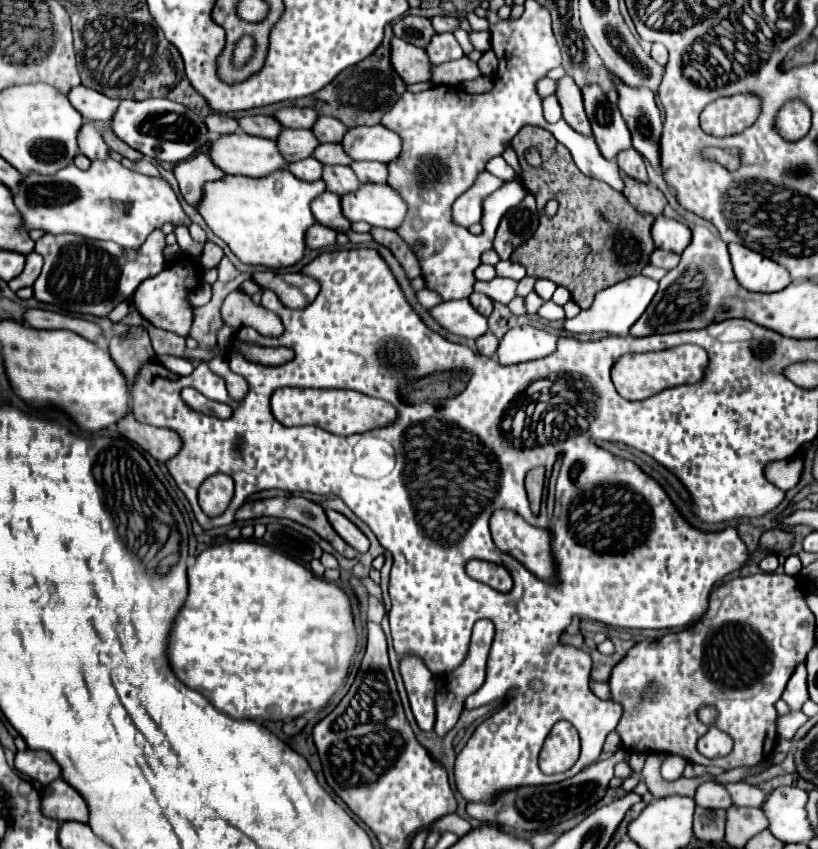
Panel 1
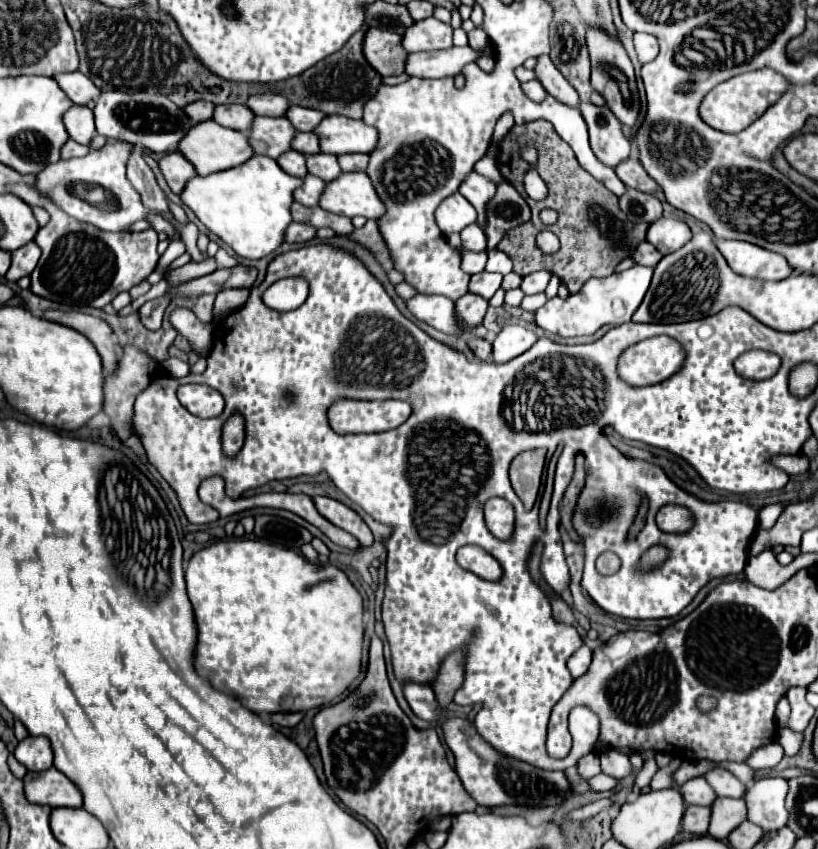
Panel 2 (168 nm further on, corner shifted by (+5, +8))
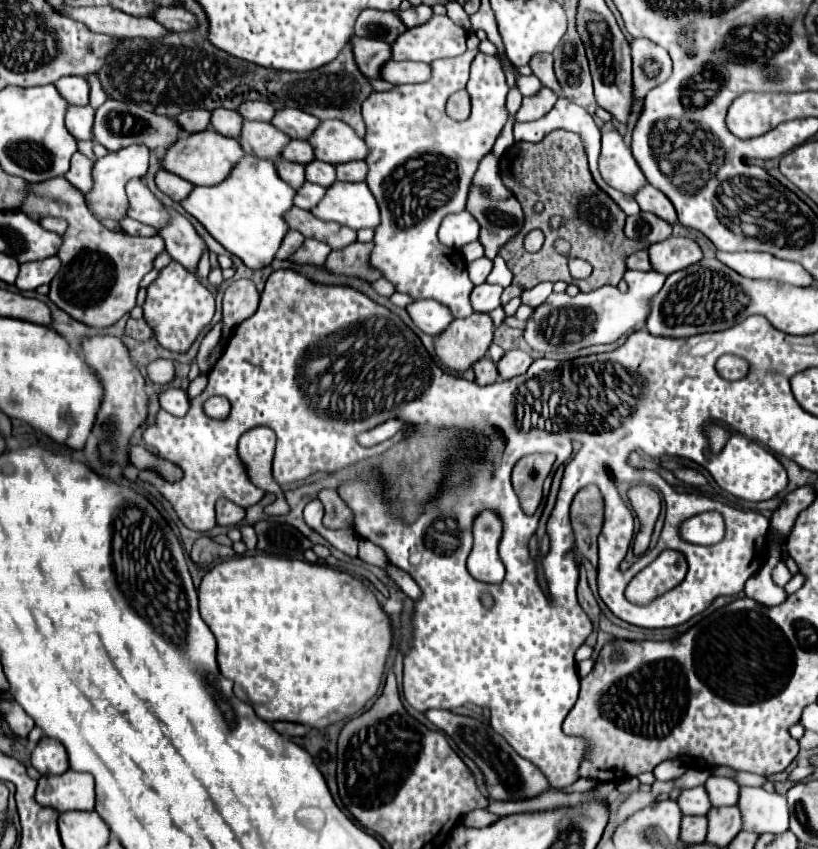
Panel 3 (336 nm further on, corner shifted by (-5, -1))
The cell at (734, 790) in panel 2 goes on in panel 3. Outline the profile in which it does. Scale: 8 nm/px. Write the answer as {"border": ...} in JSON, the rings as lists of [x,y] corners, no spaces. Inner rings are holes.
{"border":[[[711,775],[705,783],[705,789],[709,791],[709,799],[713,807],[723,807],[723,805],[737,805],[739,799],[739,785],[729,779],[729,777],[717,777]]]}

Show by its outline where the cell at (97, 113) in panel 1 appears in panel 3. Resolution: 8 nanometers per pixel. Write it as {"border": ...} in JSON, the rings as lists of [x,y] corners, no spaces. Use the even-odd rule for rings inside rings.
{"border":[[[61,77],[55,83],[61,97],[67,99],[69,105],[87,105],[89,103],[89,83],[85,77]]]}

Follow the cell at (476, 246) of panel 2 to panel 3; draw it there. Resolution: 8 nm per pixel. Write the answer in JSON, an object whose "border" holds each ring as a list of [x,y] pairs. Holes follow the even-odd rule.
{"border":[[[473,241],[473,243],[469,243],[469,245],[465,245],[465,247],[461,249],[461,253],[463,253],[463,257],[465,257],[465,261],[469,263],[469,261],[475,261],[475,259],[479,259],[479,257],[483,257],[483,255],[485,255],[485,249],[483,249],[483,245],[481,245],[479,241]]]}

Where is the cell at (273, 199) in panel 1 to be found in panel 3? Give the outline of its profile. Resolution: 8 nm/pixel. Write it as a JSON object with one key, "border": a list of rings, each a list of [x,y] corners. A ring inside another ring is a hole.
{"border":[[[245,155],[231,175],[213,187],[193,187],[187,199],[181,201],[183,209],[191,213],[215,241],[219,241],[231,255],[239,257],[249,269],[263,269],[271,265],[283,237],[289,231],[285,213],[293,207],[295,189],[277,175],[277,169],[267,159]]]}

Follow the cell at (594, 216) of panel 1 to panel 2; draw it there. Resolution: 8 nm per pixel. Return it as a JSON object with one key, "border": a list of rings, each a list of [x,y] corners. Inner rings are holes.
{"border":[[[535,120],[535,122],[527,122],[523,126],[513,126],[509,130],[509,134],[503,138],[503,142],[499,142],[495,162],[499,166],[501,176],[509,184],[513,184],[521,196],[525,196],[523,176],[527,174],[529,168],[535,168],[549,188],[547,198],[541,202],[535,202],[529,196],[525,196],[525,202],[531,206],[531,212],[533,212],[531,220],[525,224],[519,224],[517,228],[511,228],[497,246],[501,252],[505,252],[513,260],[515,274],[527,276],[537,270],[547,270],[547,272],[559,276],[567,284],[569,292],[575,294],[589,278],[611,276],[615,266],[623,258],[631,256],[631,250],[635,250],[635,244],[645,240],[647,224],[645,222],[641,222],[641,224],[627,222],[627,216],[619,210],[617,196],[611,194],[601,182],[597,182],[587,170],[581,168],[581,164],[575,158],[575,152],[571,150],[571,146],[567,142],[561,140],[561,136],[555,132],[551,122]],[[523,144],[535,146],[535,150],[537,150],[535,164],[529,164],[521,158]],[[543,208],[553,208],[559,212],[557,224],[545,226],[539,220],[539,210],[543,210]],[[541,230],[549,230],[559,238],[561,250],[557,254],[547,256],[537,248],[535,236]]]}

